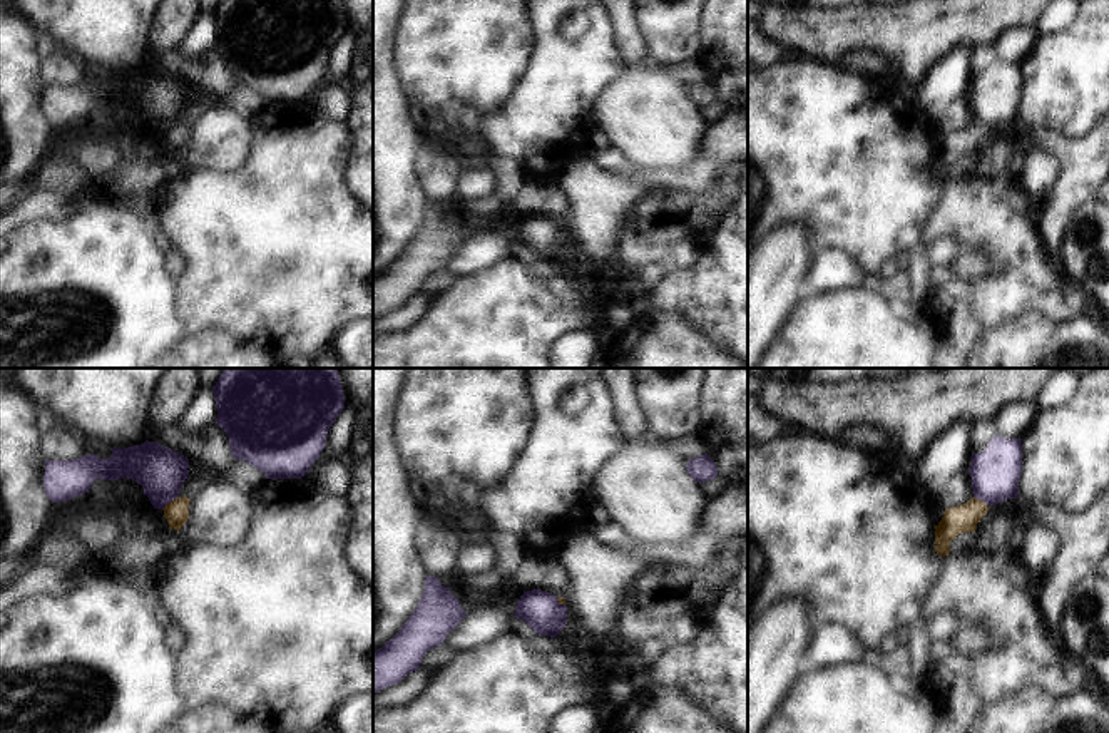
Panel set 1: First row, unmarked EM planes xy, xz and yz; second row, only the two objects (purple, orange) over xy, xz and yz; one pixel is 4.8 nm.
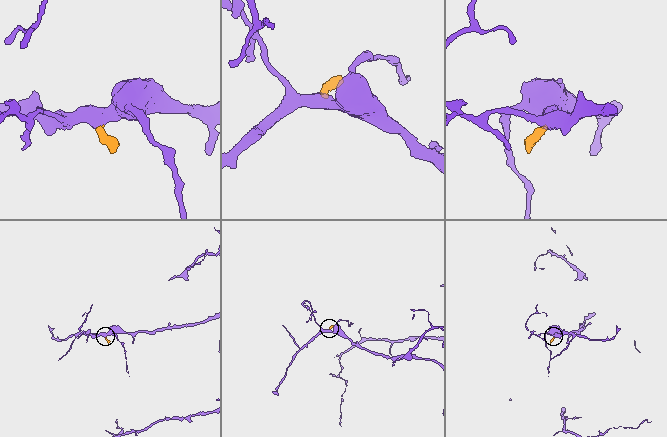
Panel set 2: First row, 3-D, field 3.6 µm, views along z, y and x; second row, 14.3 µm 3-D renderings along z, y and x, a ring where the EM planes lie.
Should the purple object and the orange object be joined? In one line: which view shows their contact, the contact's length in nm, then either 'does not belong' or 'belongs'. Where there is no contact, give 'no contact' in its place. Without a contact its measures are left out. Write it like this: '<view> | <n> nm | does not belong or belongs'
xy | 100 nm | belongs

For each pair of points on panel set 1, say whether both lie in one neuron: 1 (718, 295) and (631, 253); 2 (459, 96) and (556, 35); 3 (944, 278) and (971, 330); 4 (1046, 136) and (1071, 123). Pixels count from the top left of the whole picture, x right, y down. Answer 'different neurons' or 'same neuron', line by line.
1: different neurons
2: different neurons
3: same neuron
4: different neurons

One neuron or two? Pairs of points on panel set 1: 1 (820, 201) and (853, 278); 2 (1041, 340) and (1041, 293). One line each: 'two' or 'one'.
1: two
2: two

